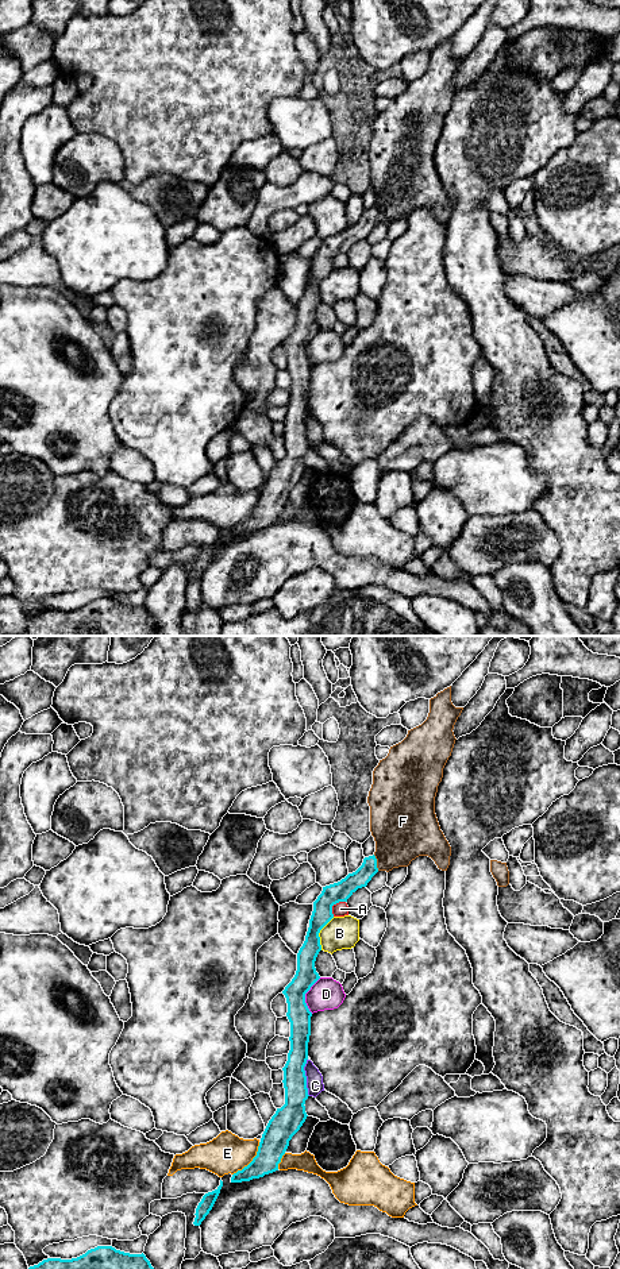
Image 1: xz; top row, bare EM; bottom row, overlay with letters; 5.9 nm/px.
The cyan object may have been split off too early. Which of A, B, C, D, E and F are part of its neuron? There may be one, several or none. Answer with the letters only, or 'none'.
F

